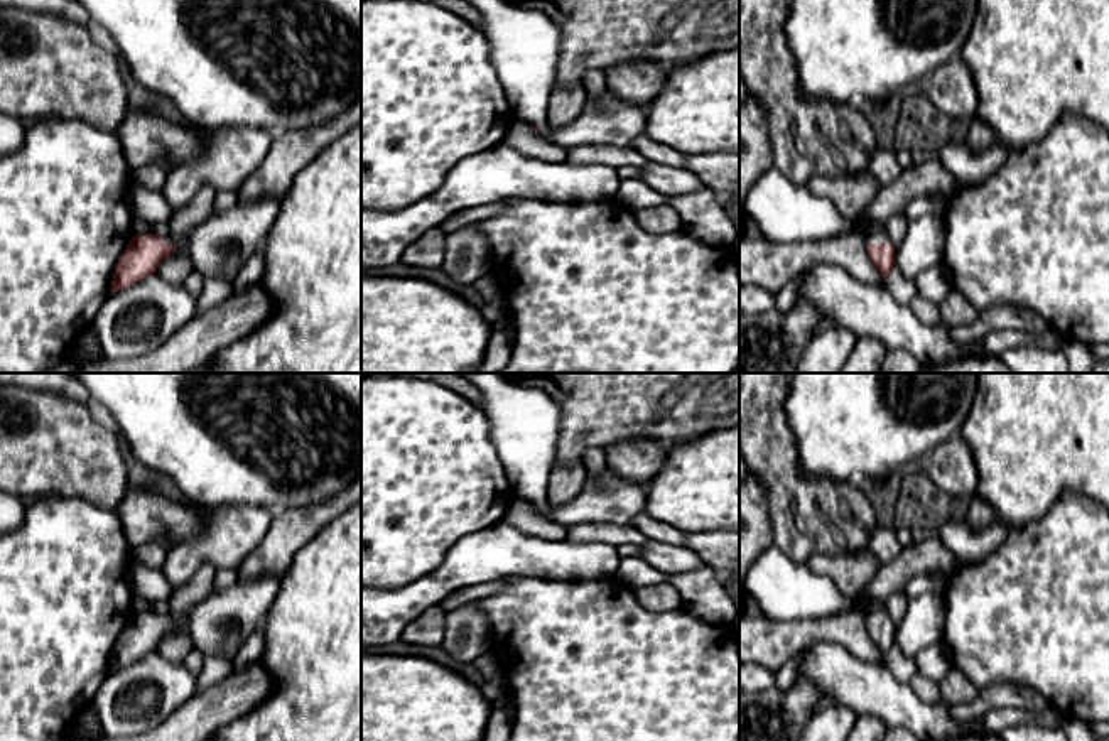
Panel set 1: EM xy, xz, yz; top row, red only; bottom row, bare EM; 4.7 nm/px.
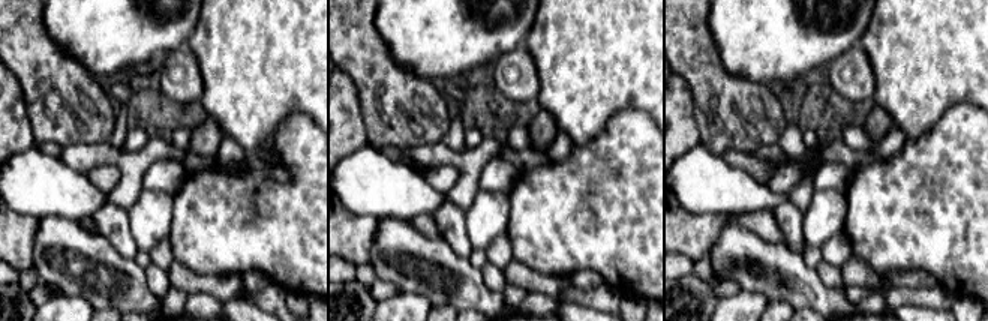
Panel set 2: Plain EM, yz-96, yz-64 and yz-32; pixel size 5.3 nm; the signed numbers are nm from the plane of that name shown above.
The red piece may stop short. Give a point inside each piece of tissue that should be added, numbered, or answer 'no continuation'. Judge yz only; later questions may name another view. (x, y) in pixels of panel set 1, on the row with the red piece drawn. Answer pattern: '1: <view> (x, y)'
1: yz (876, 235)

